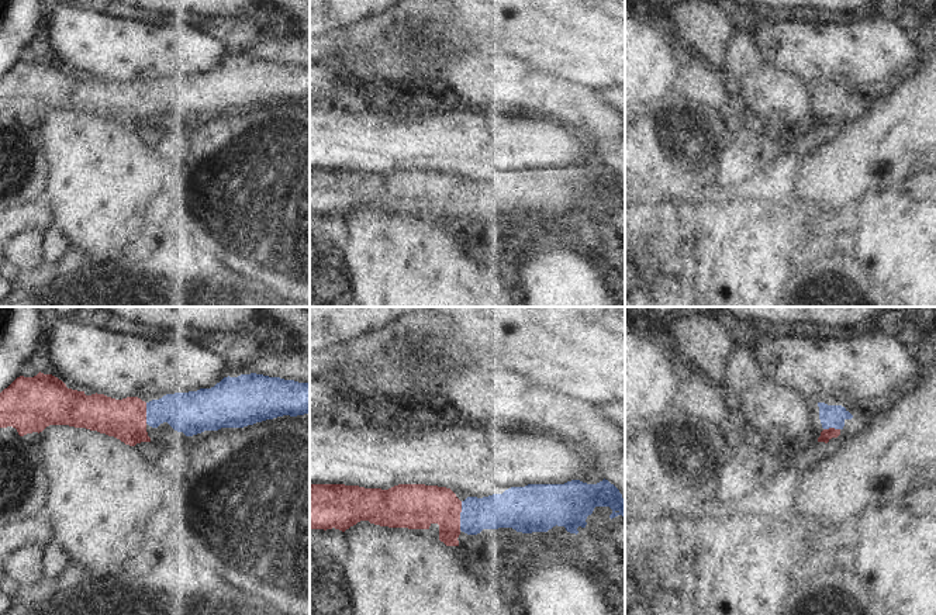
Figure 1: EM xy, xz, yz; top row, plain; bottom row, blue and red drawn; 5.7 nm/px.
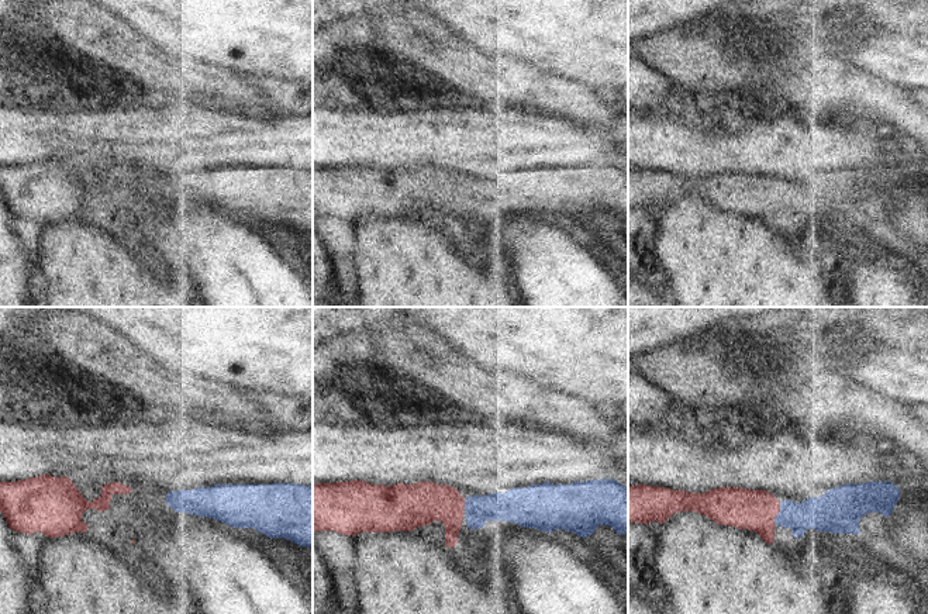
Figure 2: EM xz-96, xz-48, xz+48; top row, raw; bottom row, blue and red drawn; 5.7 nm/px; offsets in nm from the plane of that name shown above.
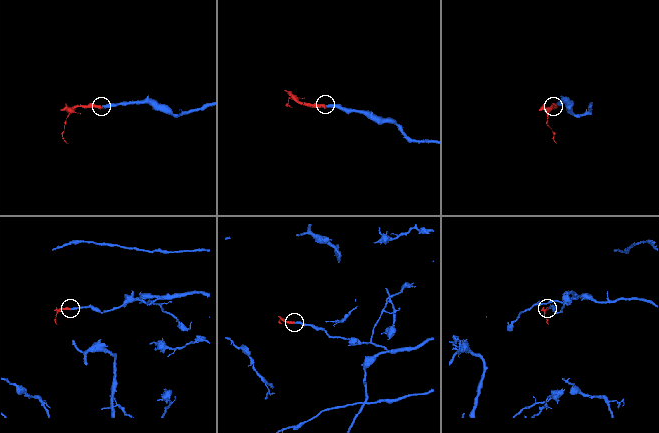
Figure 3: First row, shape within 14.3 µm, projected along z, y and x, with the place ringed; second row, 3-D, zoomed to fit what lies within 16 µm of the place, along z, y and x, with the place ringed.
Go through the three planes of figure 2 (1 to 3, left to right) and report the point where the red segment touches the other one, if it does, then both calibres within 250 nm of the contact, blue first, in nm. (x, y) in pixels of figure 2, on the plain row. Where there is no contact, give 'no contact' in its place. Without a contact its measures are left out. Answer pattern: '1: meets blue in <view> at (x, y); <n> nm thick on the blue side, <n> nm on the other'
1: no contact
2: meets blue in xz-48 at (465, 189); 170 nm thick on the blue side, 240 nm on the other
3: meets blue in xz+48 at (779, 197); 190 nm thick on the blue side, 240 nm on the other

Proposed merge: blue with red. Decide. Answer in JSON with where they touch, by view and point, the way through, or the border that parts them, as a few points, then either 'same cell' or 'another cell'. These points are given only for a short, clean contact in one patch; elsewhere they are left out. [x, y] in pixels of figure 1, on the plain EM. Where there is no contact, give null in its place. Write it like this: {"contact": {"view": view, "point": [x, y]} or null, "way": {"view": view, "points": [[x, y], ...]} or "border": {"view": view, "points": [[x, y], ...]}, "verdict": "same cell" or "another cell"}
{"contact": {"view": "xz", "point": [460, 200]}, "way": {"view": "xz", "points": [[496, 196], [460, 200], [441, 190], [418, 190]]}, "verdict": "same cell"}

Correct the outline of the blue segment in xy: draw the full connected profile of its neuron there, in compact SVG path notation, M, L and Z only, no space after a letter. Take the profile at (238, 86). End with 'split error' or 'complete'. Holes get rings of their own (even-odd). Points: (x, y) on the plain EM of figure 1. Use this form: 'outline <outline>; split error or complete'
outline M38 58L34 62L17 62L0 77L0 113L13 111L20 121L42 117L49 110L69 110L114 121L125 129L151 127L146 111L158 113L167 107L175 115L193 121L221 113L244 113L283 100L310 99L310 69L263 59L224 62L211 73L166 79L149 87L138 82L115 84L104 79L86 80L84 76L68 73L52 59Z; split error

